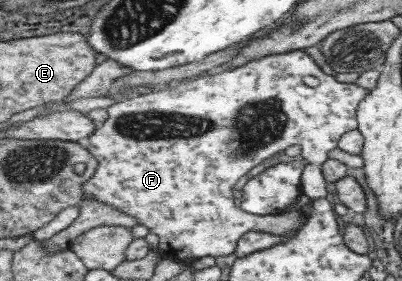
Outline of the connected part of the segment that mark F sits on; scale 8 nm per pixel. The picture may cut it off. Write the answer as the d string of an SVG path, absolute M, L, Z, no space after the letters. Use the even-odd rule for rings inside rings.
M289 50L279 54L272 54L261 57L257 60L250 60L240 67L231 68L228 71L221 71L215 74L208 74L198 76L196 78L182 81L174 87L166 87L164 89L149 91L147 94L134 95L128 98L121 98L116 100L115 104L108 106L107 118L102 122L102 125L95 129L92 134L87 138L87 148L89 154L94 156L97 160L97 167L94 170L92 178L88 179L82 185L82 194L92 196L96 202L106 204L120 212L130 216L148 228L150 233L158 236L160 245L168 245L168 253L164 257L170 257L170 253L178 251L182 257L192 259L200 259L202 257L220 257L228 256L235 252L237 240L246 233L246 231L263 231L271 233L270 235L286 235L290 230L296 230L302 227L302 215L299 211L286 211L274 215L253 215L245 213L234 205L232 197L232 187L240 179L240 177L252 167L256 167L258 163L272 157L278 151L284 151L290 145L300 145L300 157L306 161L303 170L301 171L300 186L302 194L308 197L309 201L318 200L319 197L325 197L326 180L321 173L321 165L327 160L326 154L330 150L337 147L337 141L348 131L352 131L357 127L355 122L355 109L358 102L364 99L364 96L369 92L367 89L362 89L353 83L340 83L334 77L324 74L308 54L302 50Z

